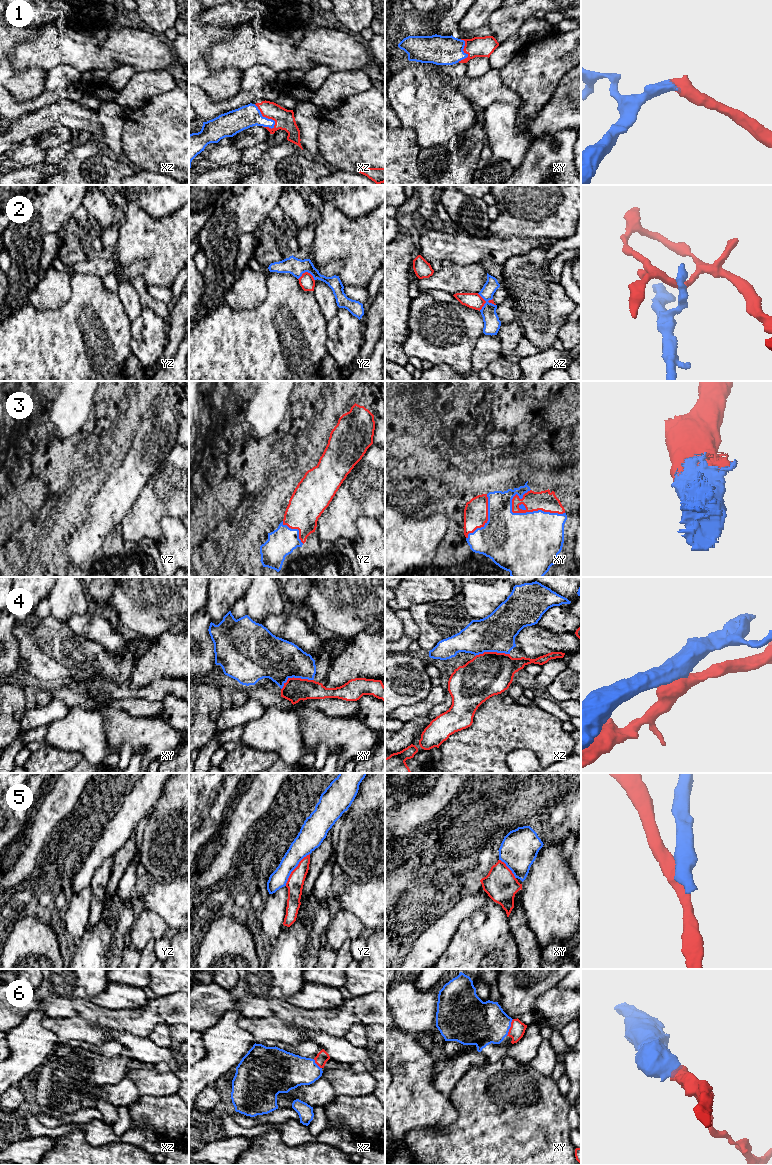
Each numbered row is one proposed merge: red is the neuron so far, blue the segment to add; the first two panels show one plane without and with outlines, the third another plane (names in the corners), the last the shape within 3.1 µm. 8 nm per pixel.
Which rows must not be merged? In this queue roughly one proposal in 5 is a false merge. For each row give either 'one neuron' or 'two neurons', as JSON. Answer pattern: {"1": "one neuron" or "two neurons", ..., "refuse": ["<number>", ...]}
{"1": "one neuron", "2": "two neurons", "3": "one neuron", "4": "two neurons", "5": "two neurons", "6": "one neuron", "refuse": ["2", "4", "5"]}

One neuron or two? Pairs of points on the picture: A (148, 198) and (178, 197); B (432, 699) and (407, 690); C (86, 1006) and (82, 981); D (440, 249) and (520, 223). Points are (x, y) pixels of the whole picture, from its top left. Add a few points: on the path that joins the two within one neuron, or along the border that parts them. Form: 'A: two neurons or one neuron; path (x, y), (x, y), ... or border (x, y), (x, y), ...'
A: one neuron; path (155, 197), (171, 197)
B: two neurons; border (433, 685), (425, 698), (411, 705), (404, 706)
C: two neurons; border (88, 999), (76, 998), (74, 1000), (76, 1015)
D: two neurons; border (487, 233), (500, 237), (511, 237)

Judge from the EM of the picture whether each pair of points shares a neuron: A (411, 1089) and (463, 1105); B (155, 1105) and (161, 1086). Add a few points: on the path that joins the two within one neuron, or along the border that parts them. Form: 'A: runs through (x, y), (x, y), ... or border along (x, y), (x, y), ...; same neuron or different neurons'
A: border along (448, 1096), (456, 1112), (456, 1118), (449, 1125); different neurons
B: border along (175, 1093), (164, 1096), (140, 1097); different neurons

